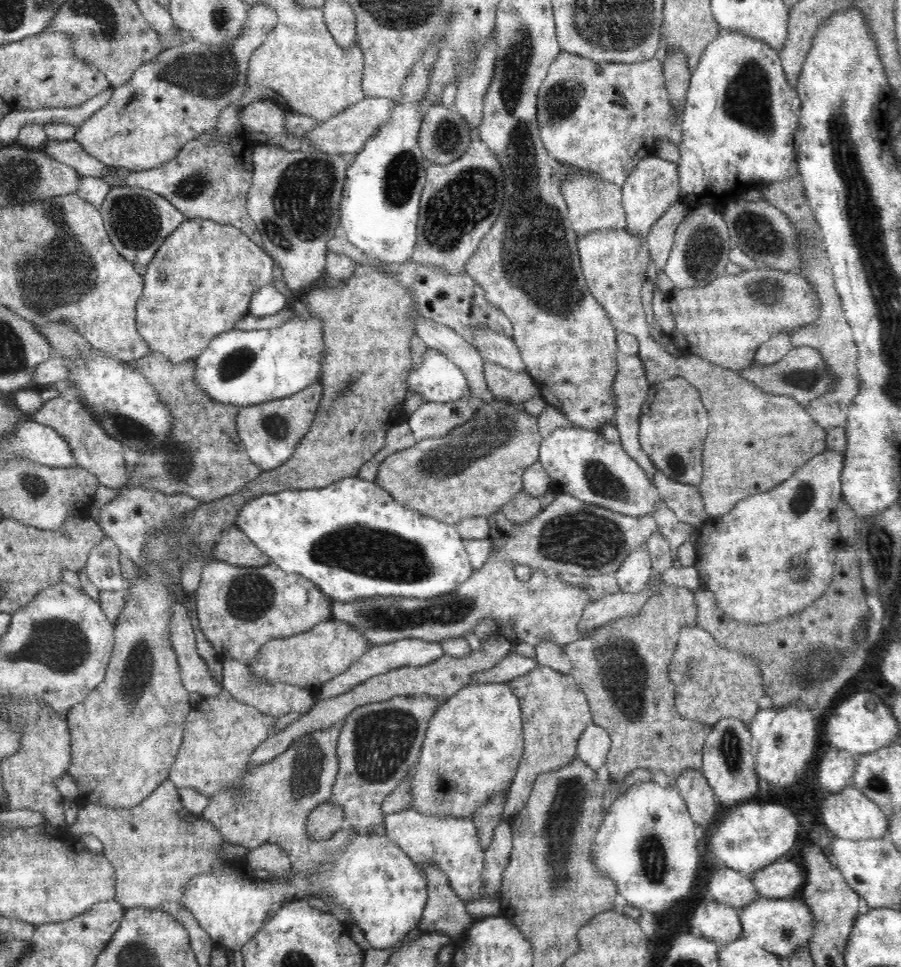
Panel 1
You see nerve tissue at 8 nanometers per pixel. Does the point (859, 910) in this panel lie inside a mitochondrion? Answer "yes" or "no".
no

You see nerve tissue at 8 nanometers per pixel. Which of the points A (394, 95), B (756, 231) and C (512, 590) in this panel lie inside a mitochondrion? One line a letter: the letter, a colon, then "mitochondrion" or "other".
A: other
B: mitochondrion
C: other

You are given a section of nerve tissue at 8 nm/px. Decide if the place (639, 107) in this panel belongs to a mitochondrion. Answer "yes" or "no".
no

